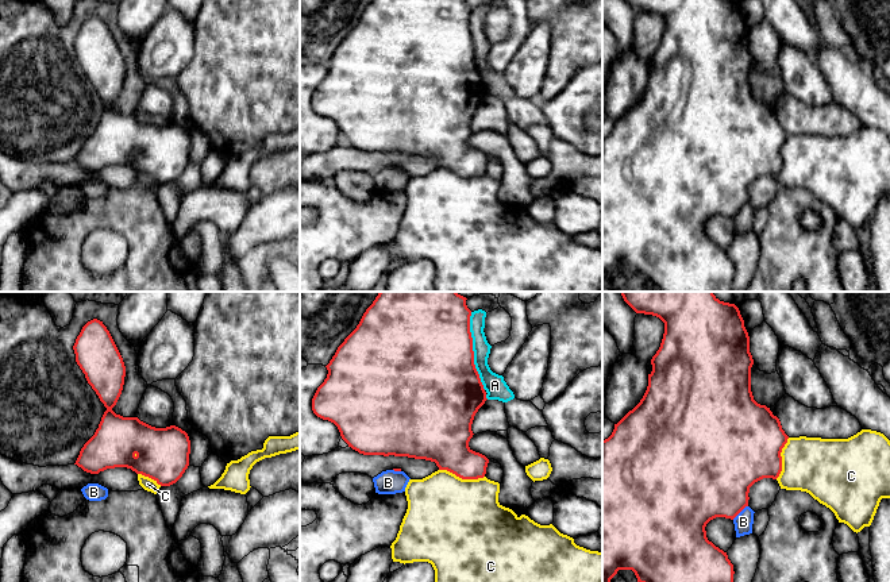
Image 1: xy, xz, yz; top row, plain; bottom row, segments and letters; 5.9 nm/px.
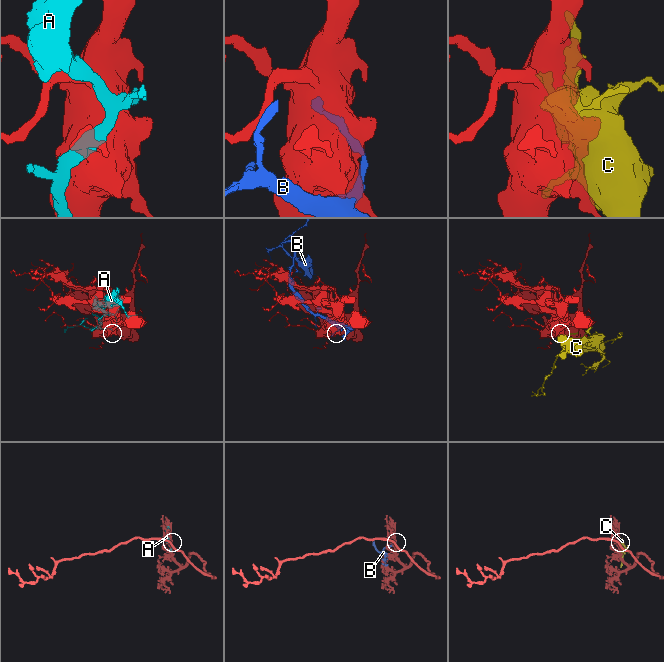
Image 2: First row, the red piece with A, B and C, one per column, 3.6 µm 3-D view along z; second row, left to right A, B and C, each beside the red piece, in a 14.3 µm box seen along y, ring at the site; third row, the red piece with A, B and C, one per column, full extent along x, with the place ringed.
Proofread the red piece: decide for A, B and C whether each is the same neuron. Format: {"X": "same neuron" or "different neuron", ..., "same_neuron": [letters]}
{"A": "different neuron", "B": "different neuron", "C": "same neuron", "same_neuron": ["C"]}

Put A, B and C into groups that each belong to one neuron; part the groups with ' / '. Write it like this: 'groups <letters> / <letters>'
groups A / B / C

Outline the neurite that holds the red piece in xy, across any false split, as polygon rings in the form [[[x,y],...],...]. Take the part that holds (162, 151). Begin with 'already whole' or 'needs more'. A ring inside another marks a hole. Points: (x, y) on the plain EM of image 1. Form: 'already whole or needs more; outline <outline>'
already whole; outline [[[88,19],[73,47],[88,81],[107,105],[74,162],[90,171],[127,165],[161,184],[176,181],[189,163],[189,134],[176,123],[155,126],[112,108],[123,88],[126,63],[103,19]]]

